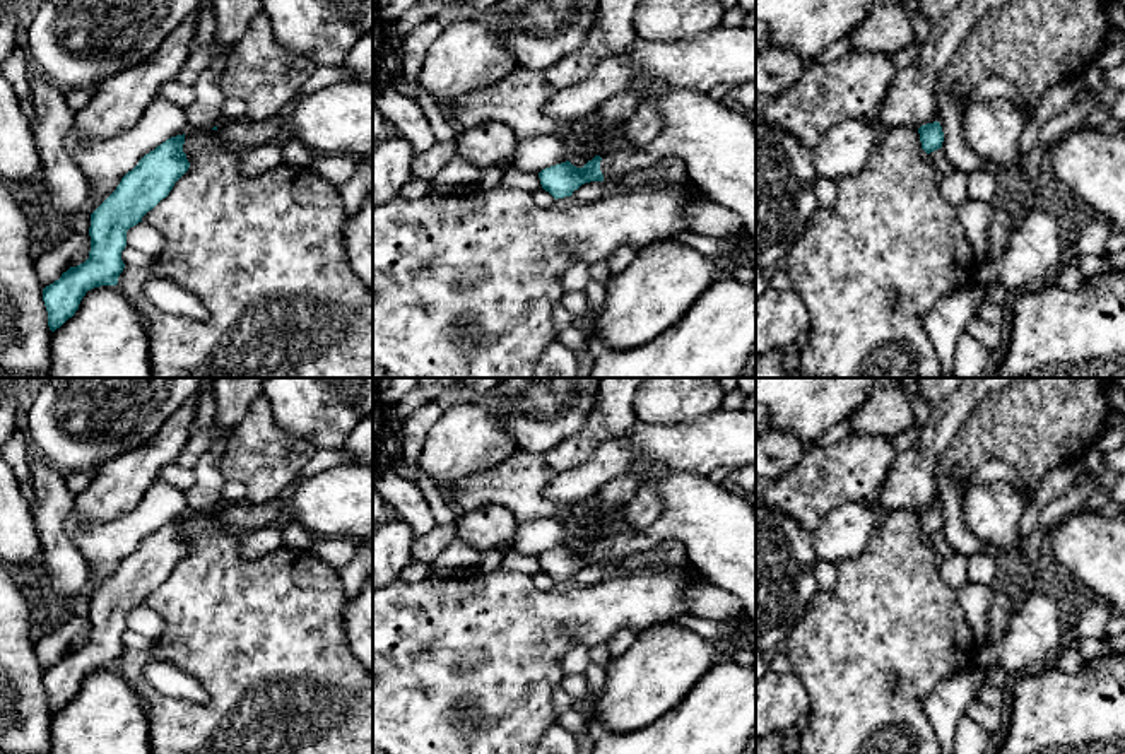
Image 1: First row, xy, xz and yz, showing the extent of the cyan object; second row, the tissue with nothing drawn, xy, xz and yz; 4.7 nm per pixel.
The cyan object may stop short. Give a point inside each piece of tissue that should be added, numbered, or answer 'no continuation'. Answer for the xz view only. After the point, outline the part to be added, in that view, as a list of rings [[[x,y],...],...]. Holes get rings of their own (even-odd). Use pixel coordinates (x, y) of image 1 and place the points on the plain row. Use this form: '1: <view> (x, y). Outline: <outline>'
1: xz (715, 524). Outline: [[[653,458],[636,462],[629,474],[658,487],[663,510],[646,530],[621,528],[602,539],[604,566],[677,540],[704,581],[740,600],[742,616],[756,633],[756,510],[749,498],[708,475]]]

